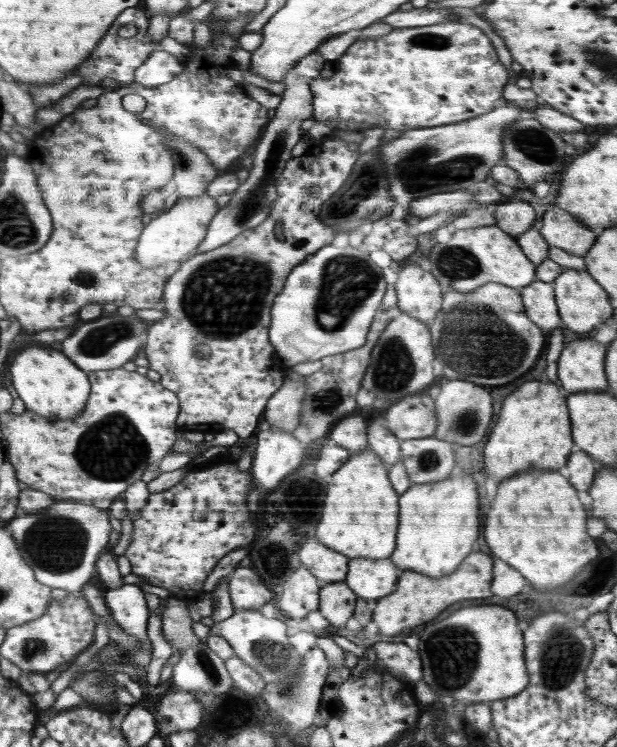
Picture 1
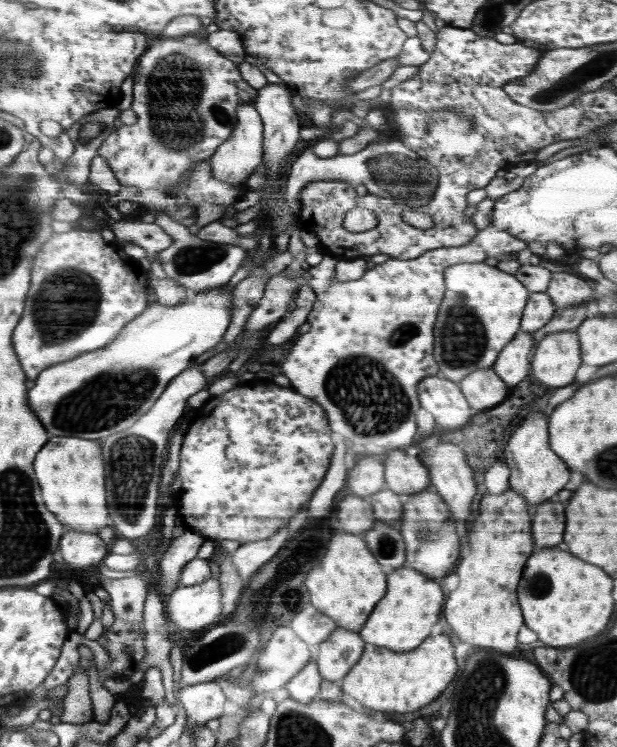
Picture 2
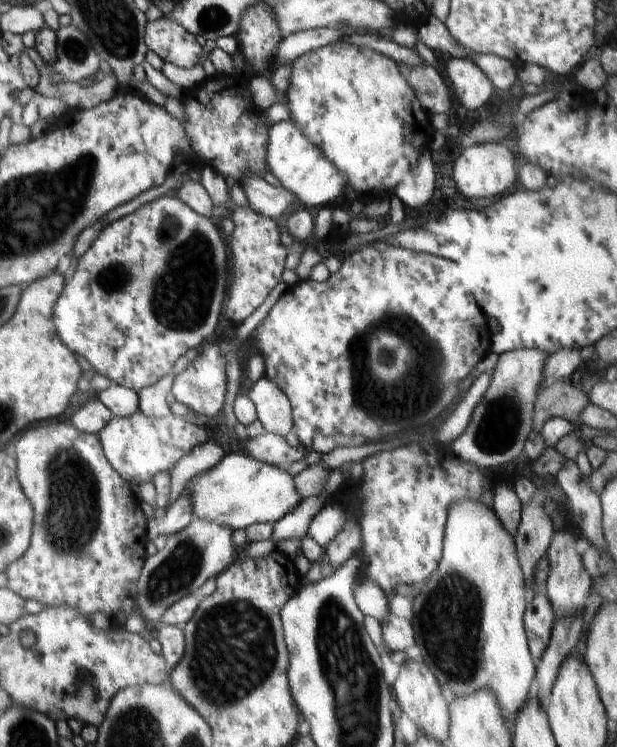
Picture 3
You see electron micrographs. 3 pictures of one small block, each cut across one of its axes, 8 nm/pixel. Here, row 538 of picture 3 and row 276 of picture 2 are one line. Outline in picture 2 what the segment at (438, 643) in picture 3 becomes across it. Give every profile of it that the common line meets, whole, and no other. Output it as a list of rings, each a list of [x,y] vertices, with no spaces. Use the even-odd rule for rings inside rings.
[[[458,263],[444,272],[446,282],[440,314],[434,326],[433,357],[439,366],[439,375],[459,383],[465,376],[478,369],[489,369],[501,354],[501,350],[520,331],[521,316],[529,292],[513,274],[502,272],[497,266],[481,263]]]

